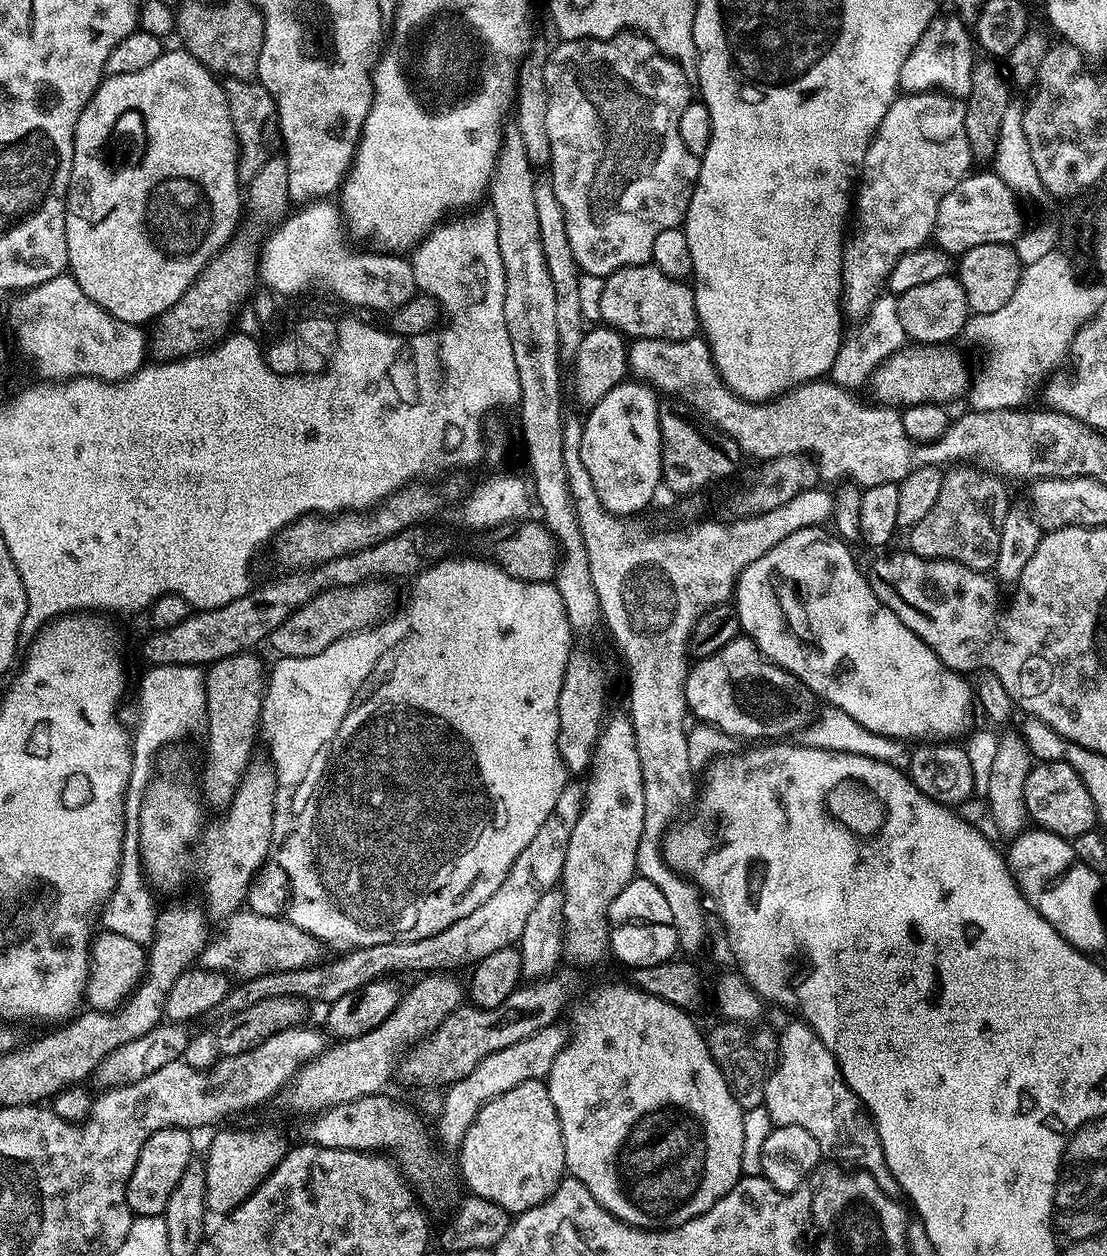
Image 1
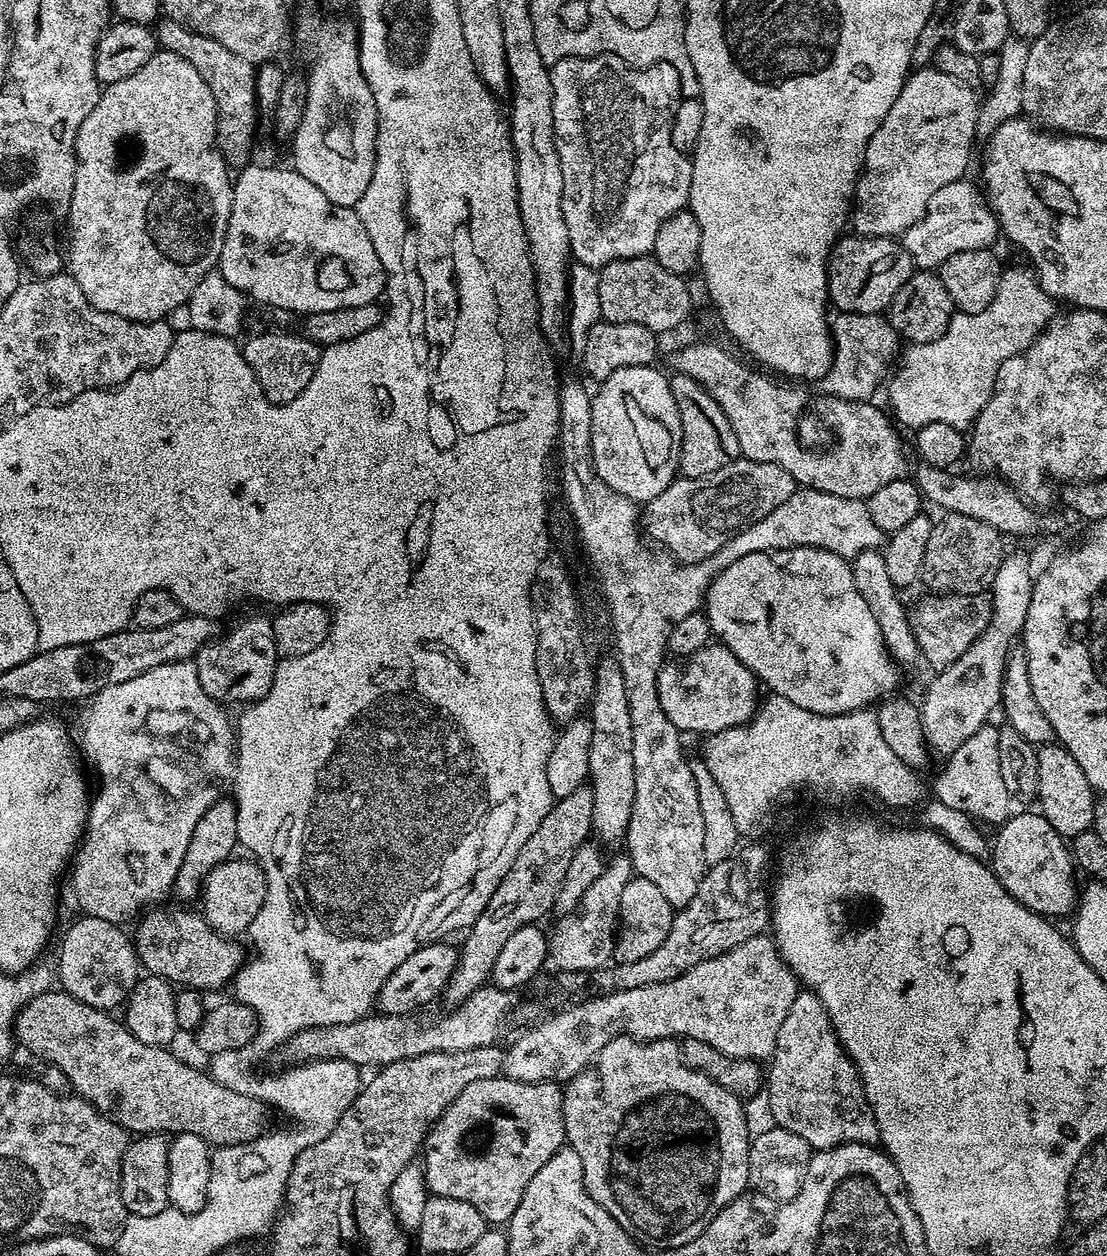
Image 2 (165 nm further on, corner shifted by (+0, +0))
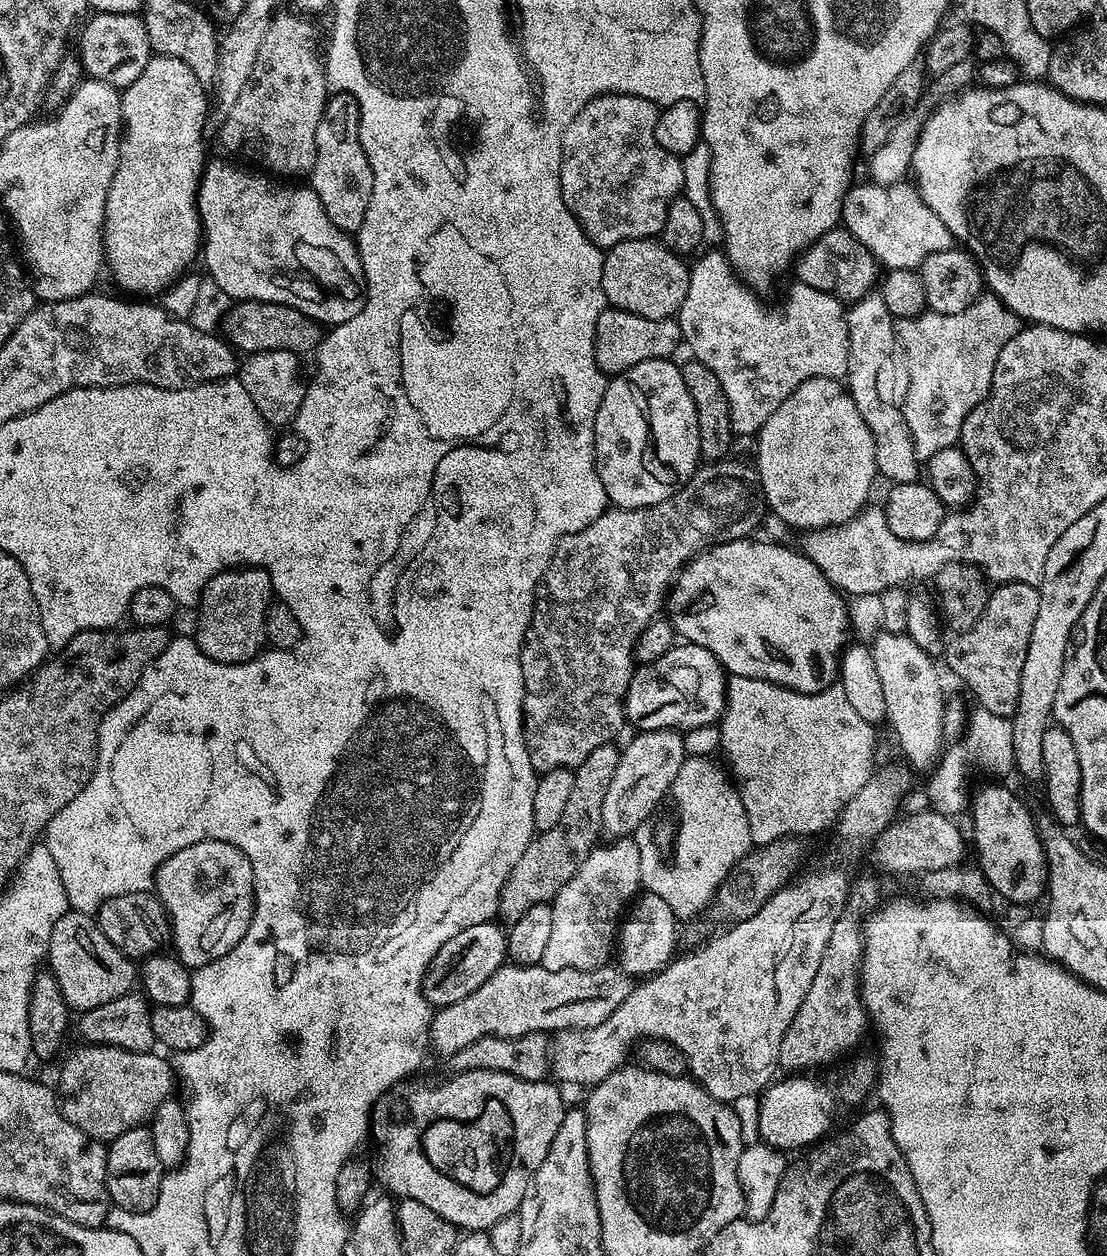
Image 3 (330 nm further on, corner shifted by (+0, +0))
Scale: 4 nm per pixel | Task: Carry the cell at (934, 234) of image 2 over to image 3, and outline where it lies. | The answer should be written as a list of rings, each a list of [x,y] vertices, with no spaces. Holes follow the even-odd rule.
[[[912,182],[889,185],[853,183],[844,196],[840,218],[843,227],[854,234],[858,242],[862,242],[866,250],[870,250],[874,259],[888,270],[919,269],[930,254],[946,250],[954,244],[954,237],[946,222],[942,222],[942,218],[938,218],[938,214],[934,214],[934,210],[926,206],[926,202],[920,197],[920,189]]]

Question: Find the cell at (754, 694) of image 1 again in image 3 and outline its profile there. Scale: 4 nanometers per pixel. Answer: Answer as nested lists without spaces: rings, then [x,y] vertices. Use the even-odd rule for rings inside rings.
[[[687,642],[677,643],[675,648],[671,648],[666,654],[662,654],[662,658],[658,658],[658,662],[653,664],[639,665],[633,671],[630,678],[630,686],[628,693],[624,699],[624,715],[629,725],[633,724],[633,729],[641,732],[656,732],[660,728],[667,728],[669,730],[685,730],[684,728],[704,728],[707,724],[715,725],[720,717],[724,714],[724,706],[726,703],[726,670],[718,662],[718,658],[710,650],[706,650],[697,644],[689,644]]]

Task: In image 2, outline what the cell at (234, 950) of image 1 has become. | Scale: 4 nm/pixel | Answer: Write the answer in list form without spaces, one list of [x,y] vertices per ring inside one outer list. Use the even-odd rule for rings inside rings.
[[[184,906],[160,907],[149,907],[135,921],[134,943],[141,969],[147,975],[157,975],[180,988],[209,990],[223,984],[231,985],[246,959],[246,948],[244,952],[243,946],[236,941],[239,939],[217,932],[199,911],[187,912]]]

